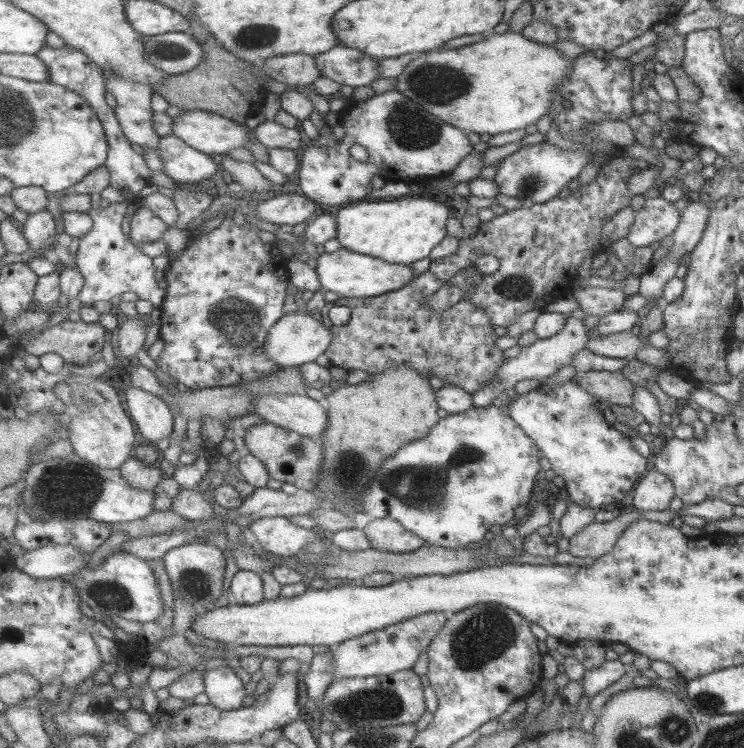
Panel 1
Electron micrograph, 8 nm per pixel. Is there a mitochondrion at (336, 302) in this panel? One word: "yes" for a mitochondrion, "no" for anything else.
no

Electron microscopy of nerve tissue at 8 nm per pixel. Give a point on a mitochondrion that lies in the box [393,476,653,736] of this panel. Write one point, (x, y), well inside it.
(485, 635)

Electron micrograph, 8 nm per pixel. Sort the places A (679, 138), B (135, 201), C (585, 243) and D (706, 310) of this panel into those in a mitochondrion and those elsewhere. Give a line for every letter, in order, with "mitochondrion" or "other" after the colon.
A: other
B: other
C: other
D: other

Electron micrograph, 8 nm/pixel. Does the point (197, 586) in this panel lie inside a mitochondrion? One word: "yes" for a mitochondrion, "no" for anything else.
yes

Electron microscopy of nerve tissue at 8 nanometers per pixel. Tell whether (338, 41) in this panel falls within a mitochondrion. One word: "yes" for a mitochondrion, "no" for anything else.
no

